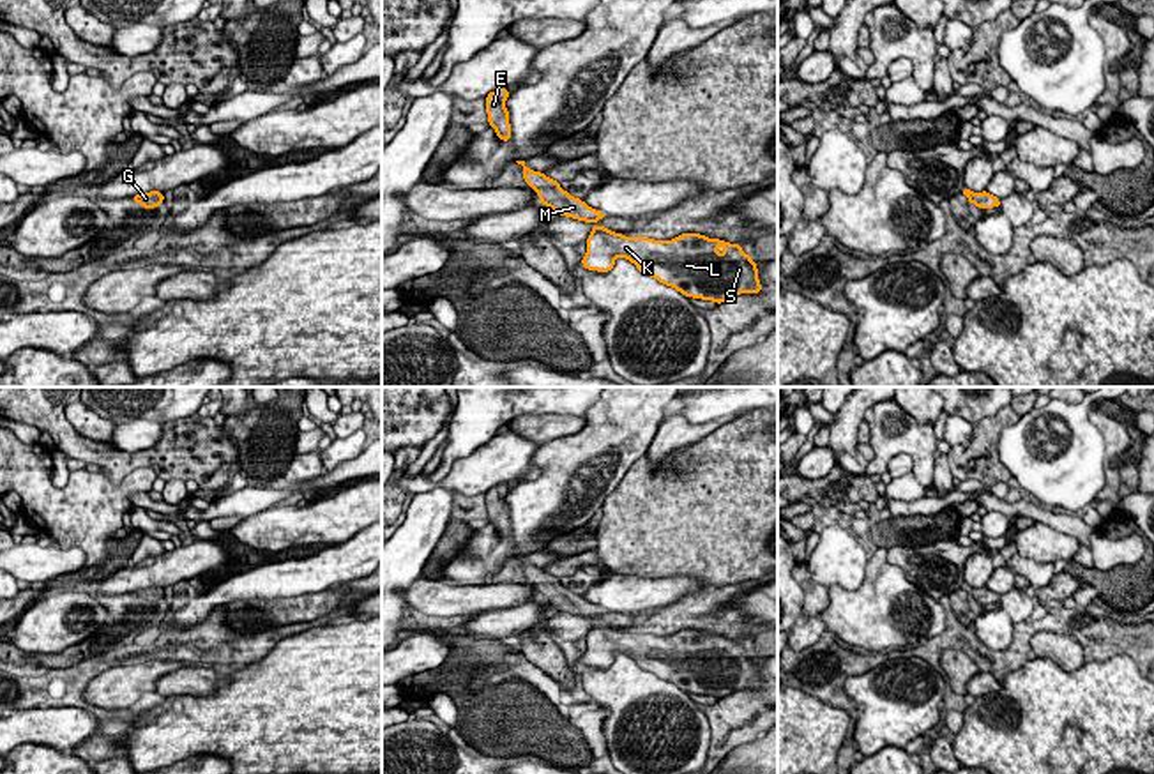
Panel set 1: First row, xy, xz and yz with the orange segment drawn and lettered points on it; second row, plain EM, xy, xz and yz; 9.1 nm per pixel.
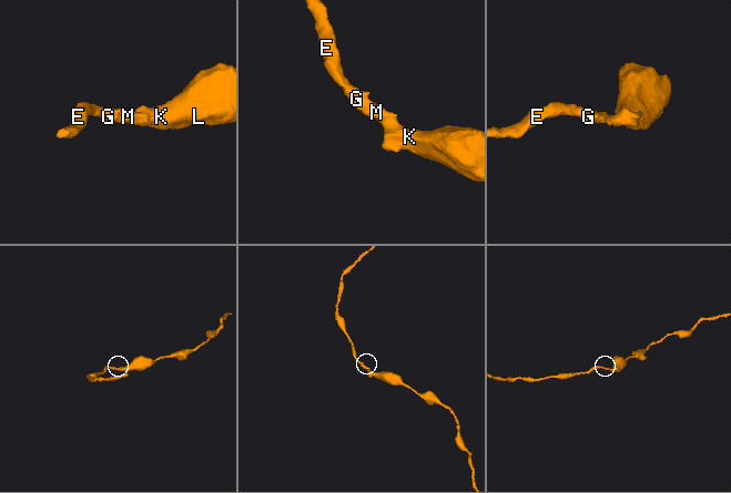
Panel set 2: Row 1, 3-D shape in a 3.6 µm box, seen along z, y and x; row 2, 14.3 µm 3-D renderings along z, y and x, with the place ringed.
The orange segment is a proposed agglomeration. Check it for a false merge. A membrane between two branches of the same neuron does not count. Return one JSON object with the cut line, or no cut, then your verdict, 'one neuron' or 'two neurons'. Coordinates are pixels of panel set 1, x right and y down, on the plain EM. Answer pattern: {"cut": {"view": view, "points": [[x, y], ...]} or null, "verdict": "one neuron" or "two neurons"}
{"cut": null, "verdict": "one neuron"}

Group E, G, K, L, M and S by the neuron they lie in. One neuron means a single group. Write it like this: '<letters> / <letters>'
E G K L M S

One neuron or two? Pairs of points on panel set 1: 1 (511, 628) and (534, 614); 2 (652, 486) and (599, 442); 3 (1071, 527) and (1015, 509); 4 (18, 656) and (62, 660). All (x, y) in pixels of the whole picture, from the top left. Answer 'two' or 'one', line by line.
1: one
2: two
3: one
4: one

